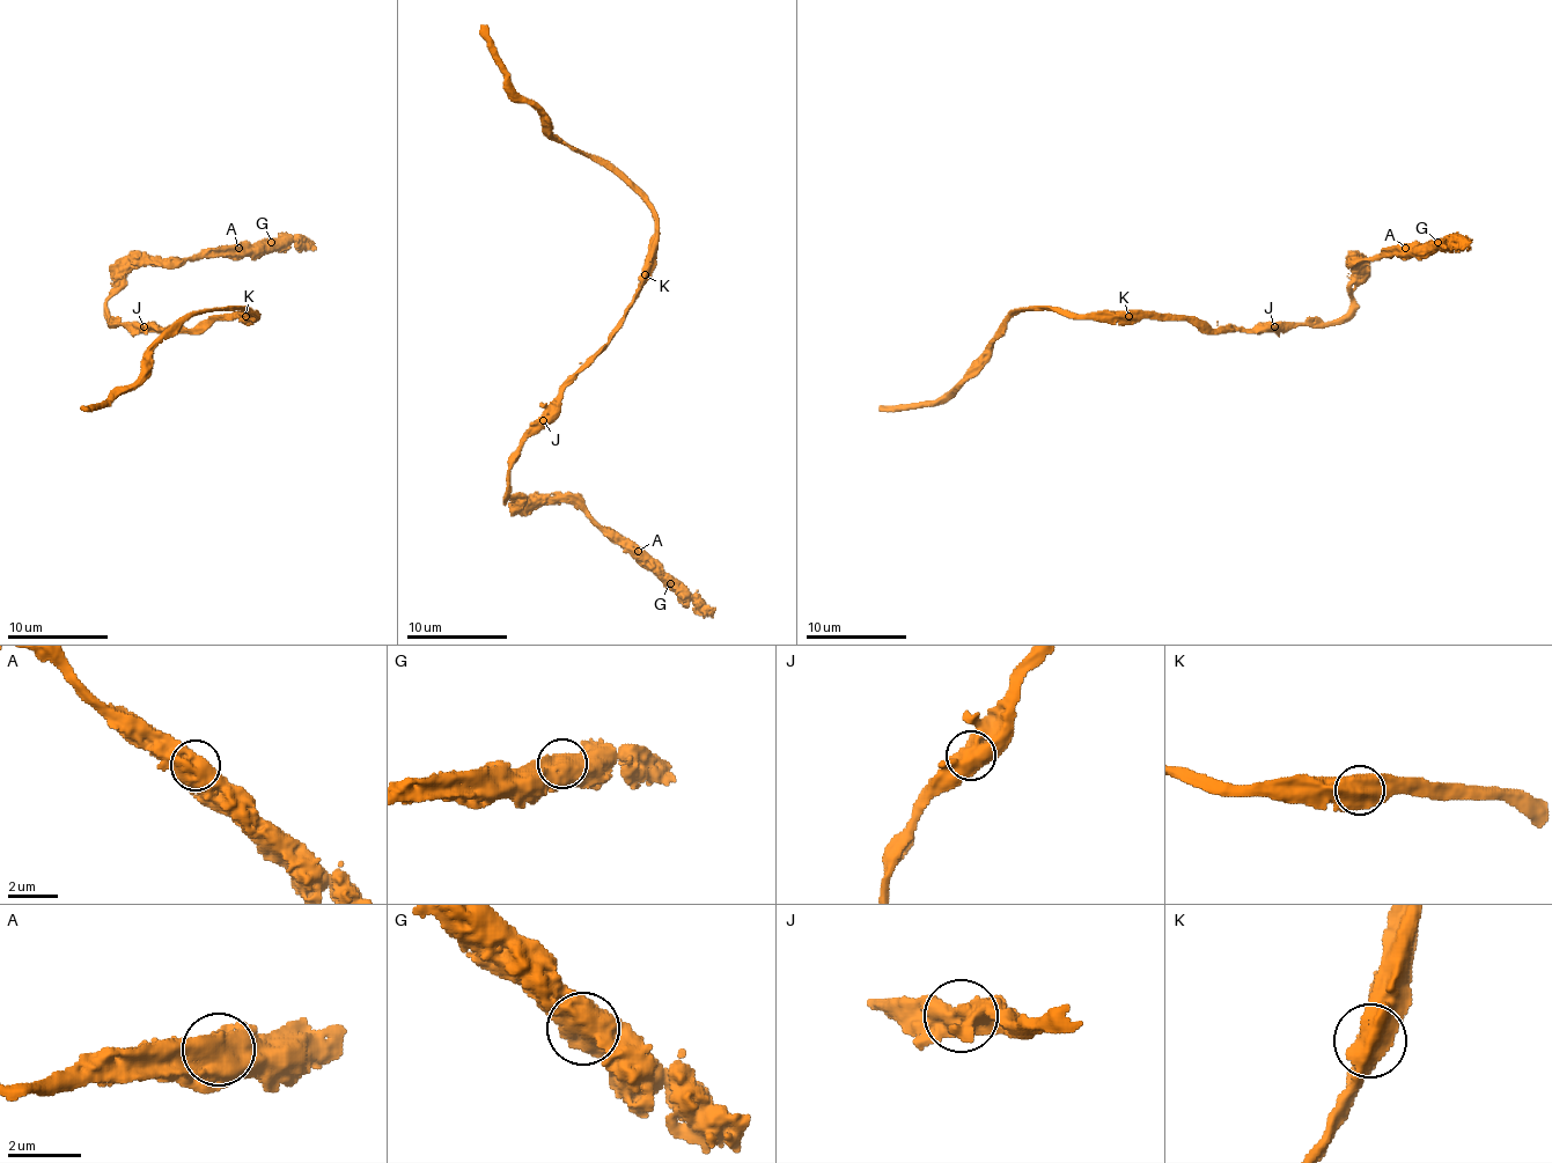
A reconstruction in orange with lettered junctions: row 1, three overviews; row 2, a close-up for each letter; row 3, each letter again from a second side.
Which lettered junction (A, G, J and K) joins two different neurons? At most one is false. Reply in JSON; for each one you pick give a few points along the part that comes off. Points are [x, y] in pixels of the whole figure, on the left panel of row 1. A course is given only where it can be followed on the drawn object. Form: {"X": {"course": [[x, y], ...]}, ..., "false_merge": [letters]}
{"false_merge": []}

